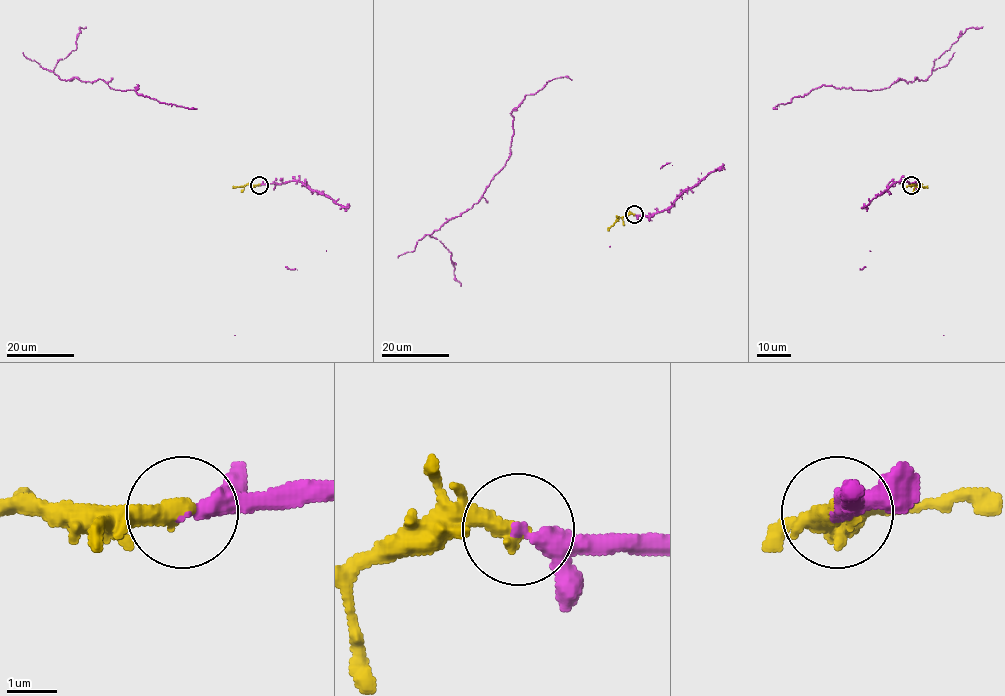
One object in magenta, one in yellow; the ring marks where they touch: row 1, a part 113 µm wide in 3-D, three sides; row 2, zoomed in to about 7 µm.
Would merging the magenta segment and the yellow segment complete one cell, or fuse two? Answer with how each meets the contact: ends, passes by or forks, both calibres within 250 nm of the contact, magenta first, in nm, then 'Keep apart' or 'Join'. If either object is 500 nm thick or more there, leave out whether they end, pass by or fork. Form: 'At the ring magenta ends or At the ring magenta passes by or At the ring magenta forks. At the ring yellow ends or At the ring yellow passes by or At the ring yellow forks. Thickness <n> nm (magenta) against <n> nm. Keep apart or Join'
At the ring magenta ends. At the ring yellow ends. Thickness 360 nm (magenta) against 420 nm. Join

